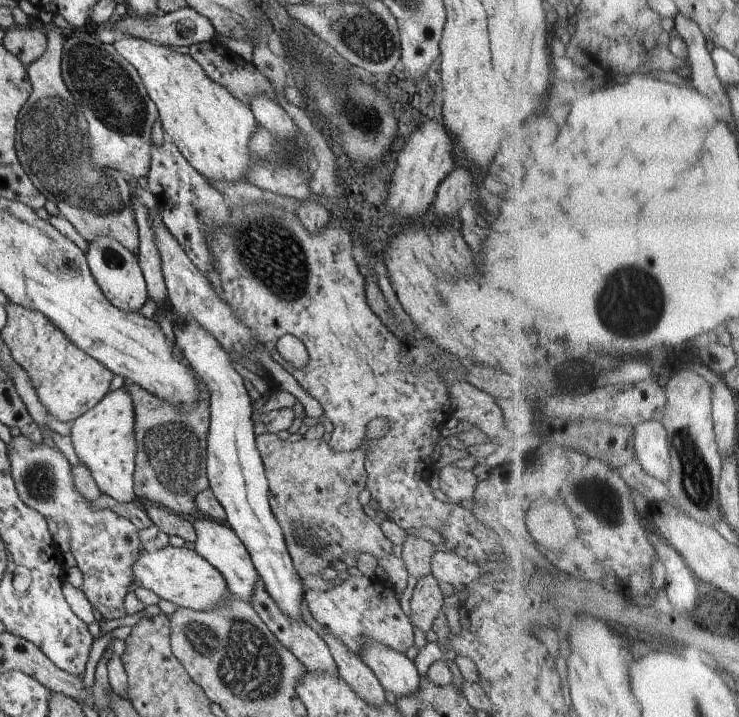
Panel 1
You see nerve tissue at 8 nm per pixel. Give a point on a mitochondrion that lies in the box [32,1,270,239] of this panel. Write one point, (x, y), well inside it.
(104, 85)

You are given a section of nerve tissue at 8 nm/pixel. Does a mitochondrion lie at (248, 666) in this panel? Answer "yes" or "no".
yes

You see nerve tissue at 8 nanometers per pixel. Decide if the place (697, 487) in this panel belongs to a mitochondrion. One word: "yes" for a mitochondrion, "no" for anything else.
yes

